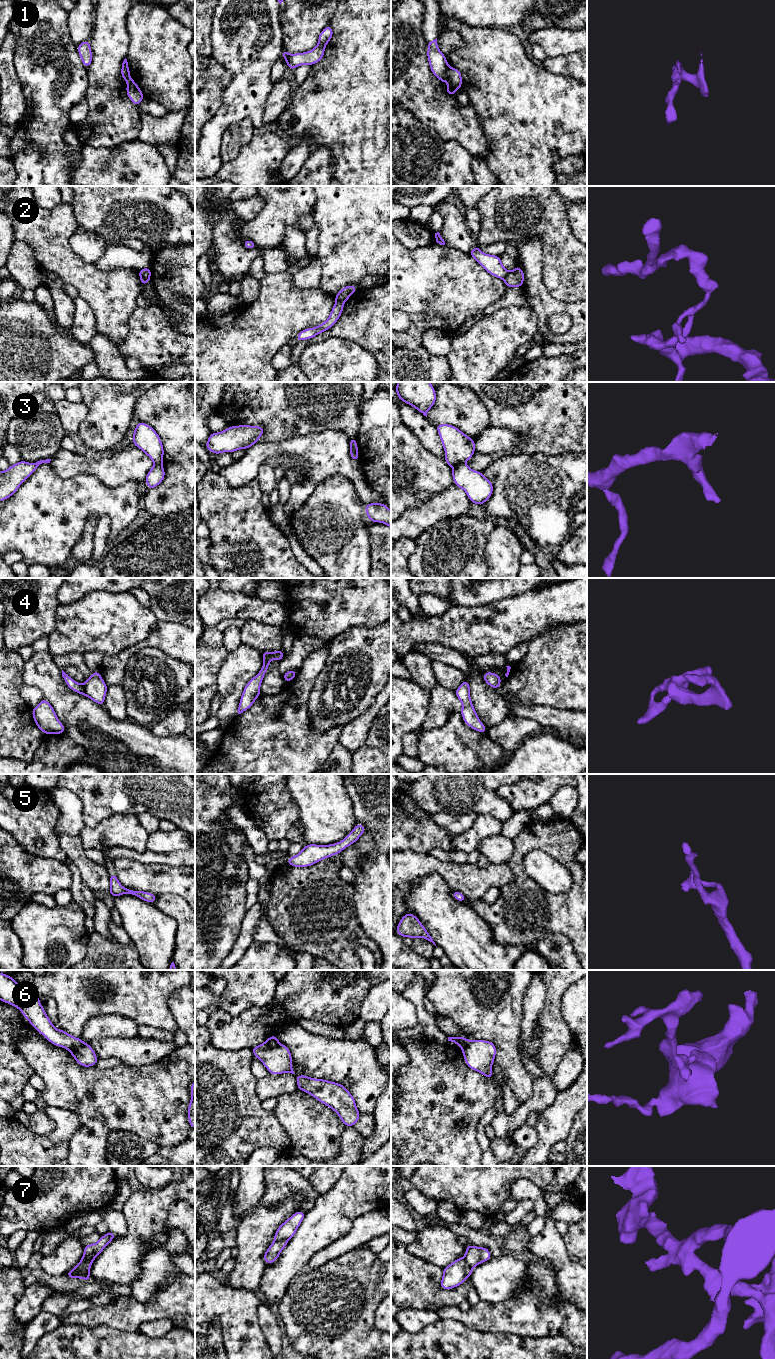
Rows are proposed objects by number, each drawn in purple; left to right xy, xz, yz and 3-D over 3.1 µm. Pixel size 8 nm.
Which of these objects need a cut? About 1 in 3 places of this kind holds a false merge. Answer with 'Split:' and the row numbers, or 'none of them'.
Split: 1, 2, 3, 6, 7

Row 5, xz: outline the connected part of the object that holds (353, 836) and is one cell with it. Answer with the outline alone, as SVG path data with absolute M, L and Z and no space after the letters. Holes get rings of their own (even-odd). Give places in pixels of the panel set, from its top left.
M356 824L354 829L346 837L334 844L317 845L307 844L297 855L287 858L287 864L293 867L309 867L315 863L333 855L339 854L346 847L358 841L365 831L364 824Z

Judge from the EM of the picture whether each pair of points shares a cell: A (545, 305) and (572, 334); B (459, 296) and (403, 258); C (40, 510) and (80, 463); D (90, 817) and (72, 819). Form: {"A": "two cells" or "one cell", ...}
{"A": "one cell", "B": "one cell", "C": "two cells", "D": "two cells"}

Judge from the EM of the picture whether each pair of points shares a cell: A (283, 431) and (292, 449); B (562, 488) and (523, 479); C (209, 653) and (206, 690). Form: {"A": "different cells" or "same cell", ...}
{"A": "different cells", "B": "same cell", "C": "same cell"}

